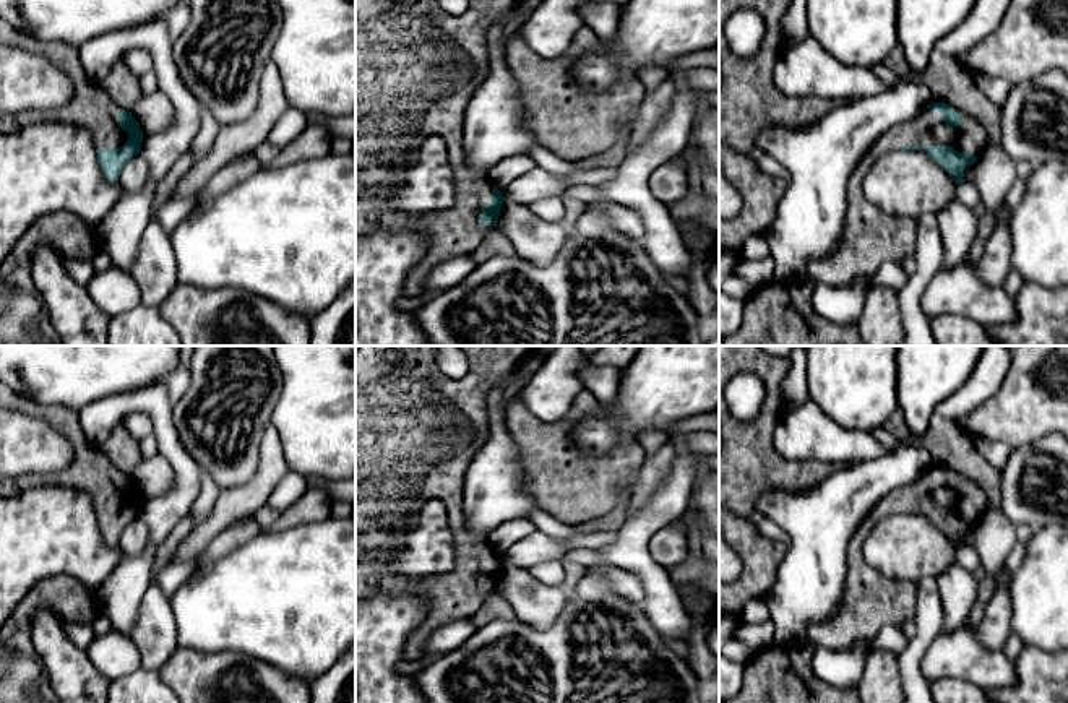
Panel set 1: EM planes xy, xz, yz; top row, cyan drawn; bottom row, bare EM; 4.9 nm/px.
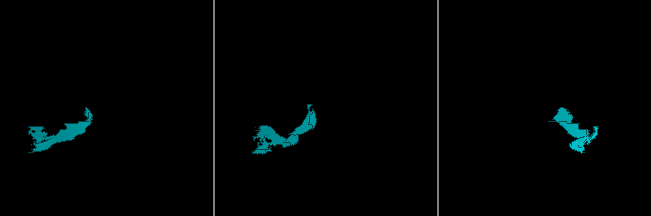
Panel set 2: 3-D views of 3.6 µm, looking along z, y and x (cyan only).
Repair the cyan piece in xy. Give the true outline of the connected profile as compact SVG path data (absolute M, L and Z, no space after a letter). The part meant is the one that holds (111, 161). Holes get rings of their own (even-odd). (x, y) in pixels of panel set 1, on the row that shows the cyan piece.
M0 18L0 44L24 49L50 60L65 71L75 97L63 107L21 112L11 122L24 128L36 122L65 122L86 128L94 141L102 174L117 182L122 167L136 154L143 132L131 112L120 109L102 86L84 71L78 49L65 42L34 39Z

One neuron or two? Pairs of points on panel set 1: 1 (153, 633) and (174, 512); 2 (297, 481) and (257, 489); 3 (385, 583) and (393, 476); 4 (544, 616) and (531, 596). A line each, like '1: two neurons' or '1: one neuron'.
1: two neurons
2: two neurons
3: one neuron
4: one neuron

